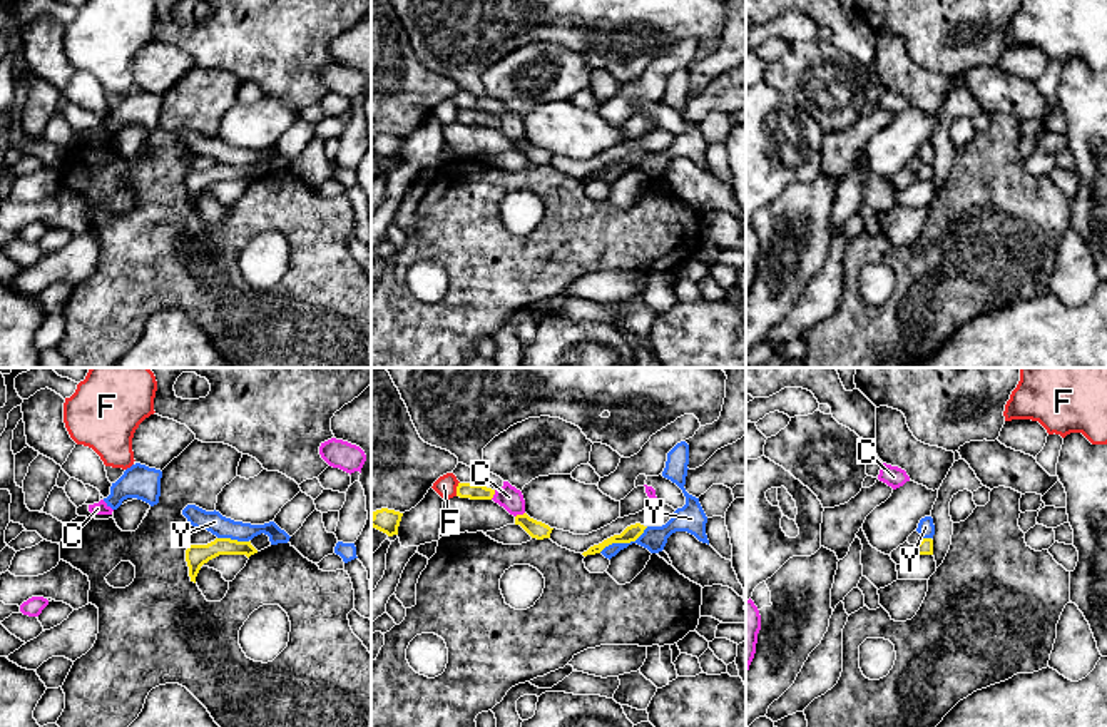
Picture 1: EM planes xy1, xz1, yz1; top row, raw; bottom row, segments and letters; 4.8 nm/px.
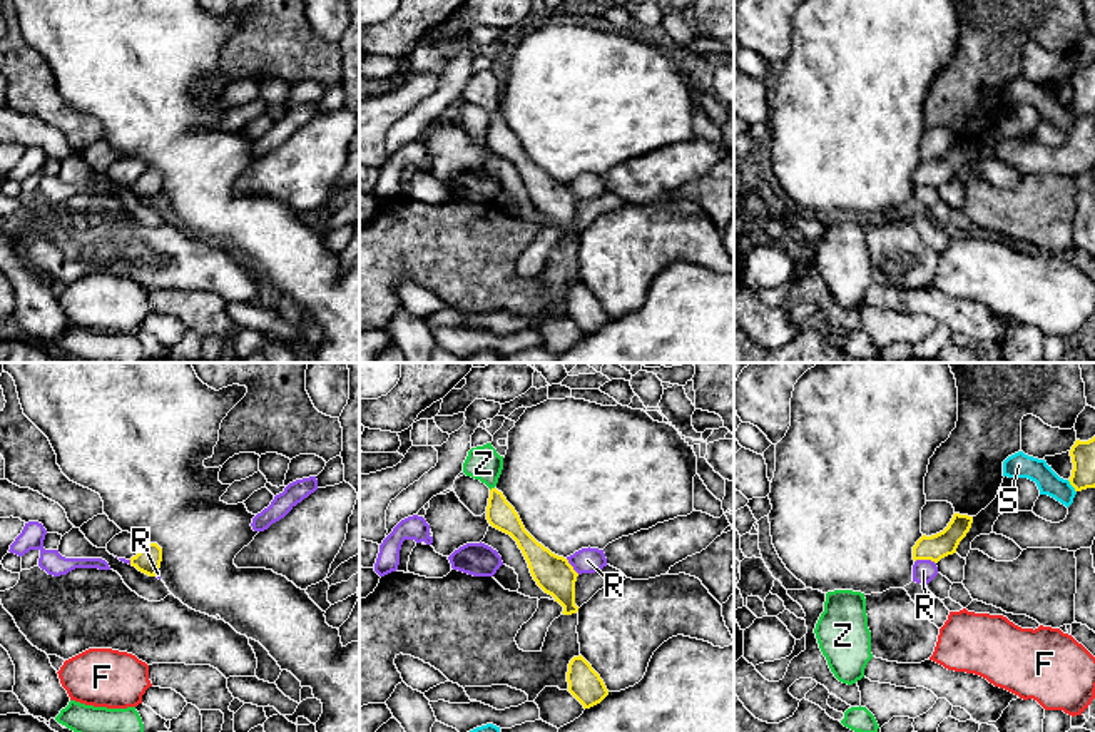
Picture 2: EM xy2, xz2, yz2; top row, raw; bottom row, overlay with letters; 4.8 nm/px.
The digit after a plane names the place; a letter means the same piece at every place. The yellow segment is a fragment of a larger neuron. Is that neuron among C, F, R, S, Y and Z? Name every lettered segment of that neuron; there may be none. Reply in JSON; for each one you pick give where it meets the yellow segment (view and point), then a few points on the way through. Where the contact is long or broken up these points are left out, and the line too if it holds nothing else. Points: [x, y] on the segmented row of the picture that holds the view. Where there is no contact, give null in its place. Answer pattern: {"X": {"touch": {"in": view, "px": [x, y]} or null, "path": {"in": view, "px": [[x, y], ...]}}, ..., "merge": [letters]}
{"Z": {"touch": {"in": "xz2", "px": [492, 488]}, "path": {"in": "xz2", "px": [[500, 513], [492, 488], [488, 470], [483, 463]]}}, "merge": ["Z"]}

